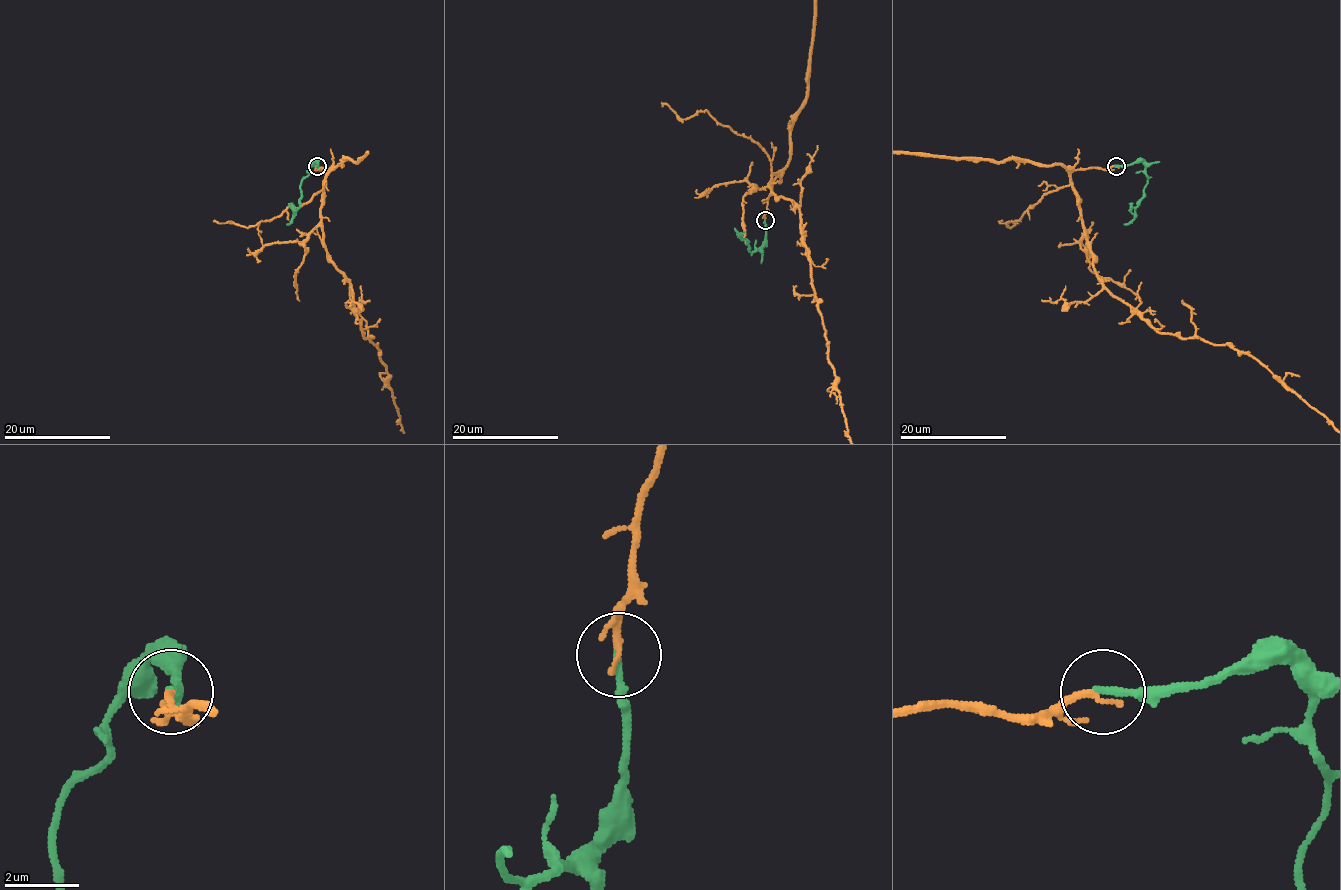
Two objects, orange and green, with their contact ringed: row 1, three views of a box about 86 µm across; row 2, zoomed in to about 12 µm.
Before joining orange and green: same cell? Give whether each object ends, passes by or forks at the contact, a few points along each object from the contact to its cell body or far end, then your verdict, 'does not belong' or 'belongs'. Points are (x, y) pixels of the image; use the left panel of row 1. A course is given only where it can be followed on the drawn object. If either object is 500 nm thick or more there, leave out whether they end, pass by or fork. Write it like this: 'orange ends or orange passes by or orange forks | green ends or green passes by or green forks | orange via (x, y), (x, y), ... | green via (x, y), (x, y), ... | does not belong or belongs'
orange ends | green ends | orange via (317, 167), (326, 173), (323, 241), (350, 285), (362, 334), (377, 345) | green via (317, 165), (315, 161), (301, 180), (301, 198), (295, 217), (287, 224) | belongs

